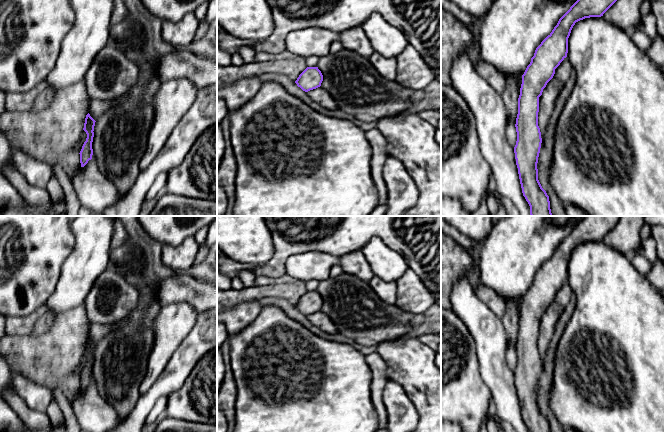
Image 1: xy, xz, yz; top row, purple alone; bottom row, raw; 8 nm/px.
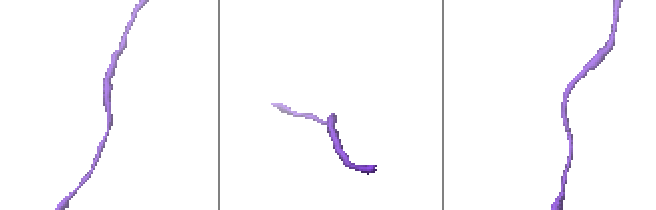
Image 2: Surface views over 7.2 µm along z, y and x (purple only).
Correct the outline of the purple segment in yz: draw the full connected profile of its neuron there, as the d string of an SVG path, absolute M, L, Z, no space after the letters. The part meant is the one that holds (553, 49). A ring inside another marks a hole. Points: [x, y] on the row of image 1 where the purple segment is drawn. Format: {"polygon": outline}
{"polygon": "M577 0L559 19L552 32L536 48L530 64L522 75L516 118L517 141L514 147L516 165L523 196L530 206L531 216L553 216L549 196L538 180L538 157L548 121L565 83L573 77L573 67L567 58L568 38L576 22L590 17L603 17L625 32L635 29L641 20L640 6L644 0Z"}

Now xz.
{"polygon": "M307 67L297 78L295 83L307 93L315 103L328 110L338 109L332 95L321 87L323 75L318 67Z"}

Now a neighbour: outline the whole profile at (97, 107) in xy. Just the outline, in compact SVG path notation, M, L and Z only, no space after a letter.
M127 93L116 100L91 99L89 103L88 113L96 121L103 113L105 113L111 107L119 104L126 97L126 95Z

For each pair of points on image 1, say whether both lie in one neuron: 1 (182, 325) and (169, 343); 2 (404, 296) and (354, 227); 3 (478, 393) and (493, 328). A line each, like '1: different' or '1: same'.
1: same
2: different
3: different

